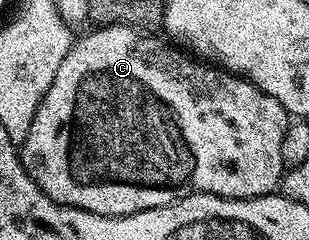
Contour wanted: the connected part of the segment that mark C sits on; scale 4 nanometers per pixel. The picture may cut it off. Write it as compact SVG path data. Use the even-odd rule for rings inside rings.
M105 24L92 27L90 30L92 32L85 33L80 40L78 37L72 43L69 54L65 54L65 62L61 62L57 78L53 78L53 86L49 86L45 98L41 98L41 106L37 106L33 126L29 126L29 134L21 145L21 159L25 170L31 179L37 182L37 186L41 186L41 190L48 198L59 204L80 208L93 214L128 216L134 212L144 212L150 208L172 204L174 200L191 196L194 192L252 200L258 196L272 195L280 187L285 171L281 158L281 141L285 139L289 114L281 106L281 102L277 102L277 98L265 94L258 86L250 84L242 76L236 76L233 72L192 58L186 51L172 46L166 39L158 40L155 34L148 34L146 31L130 28L124 24Z

